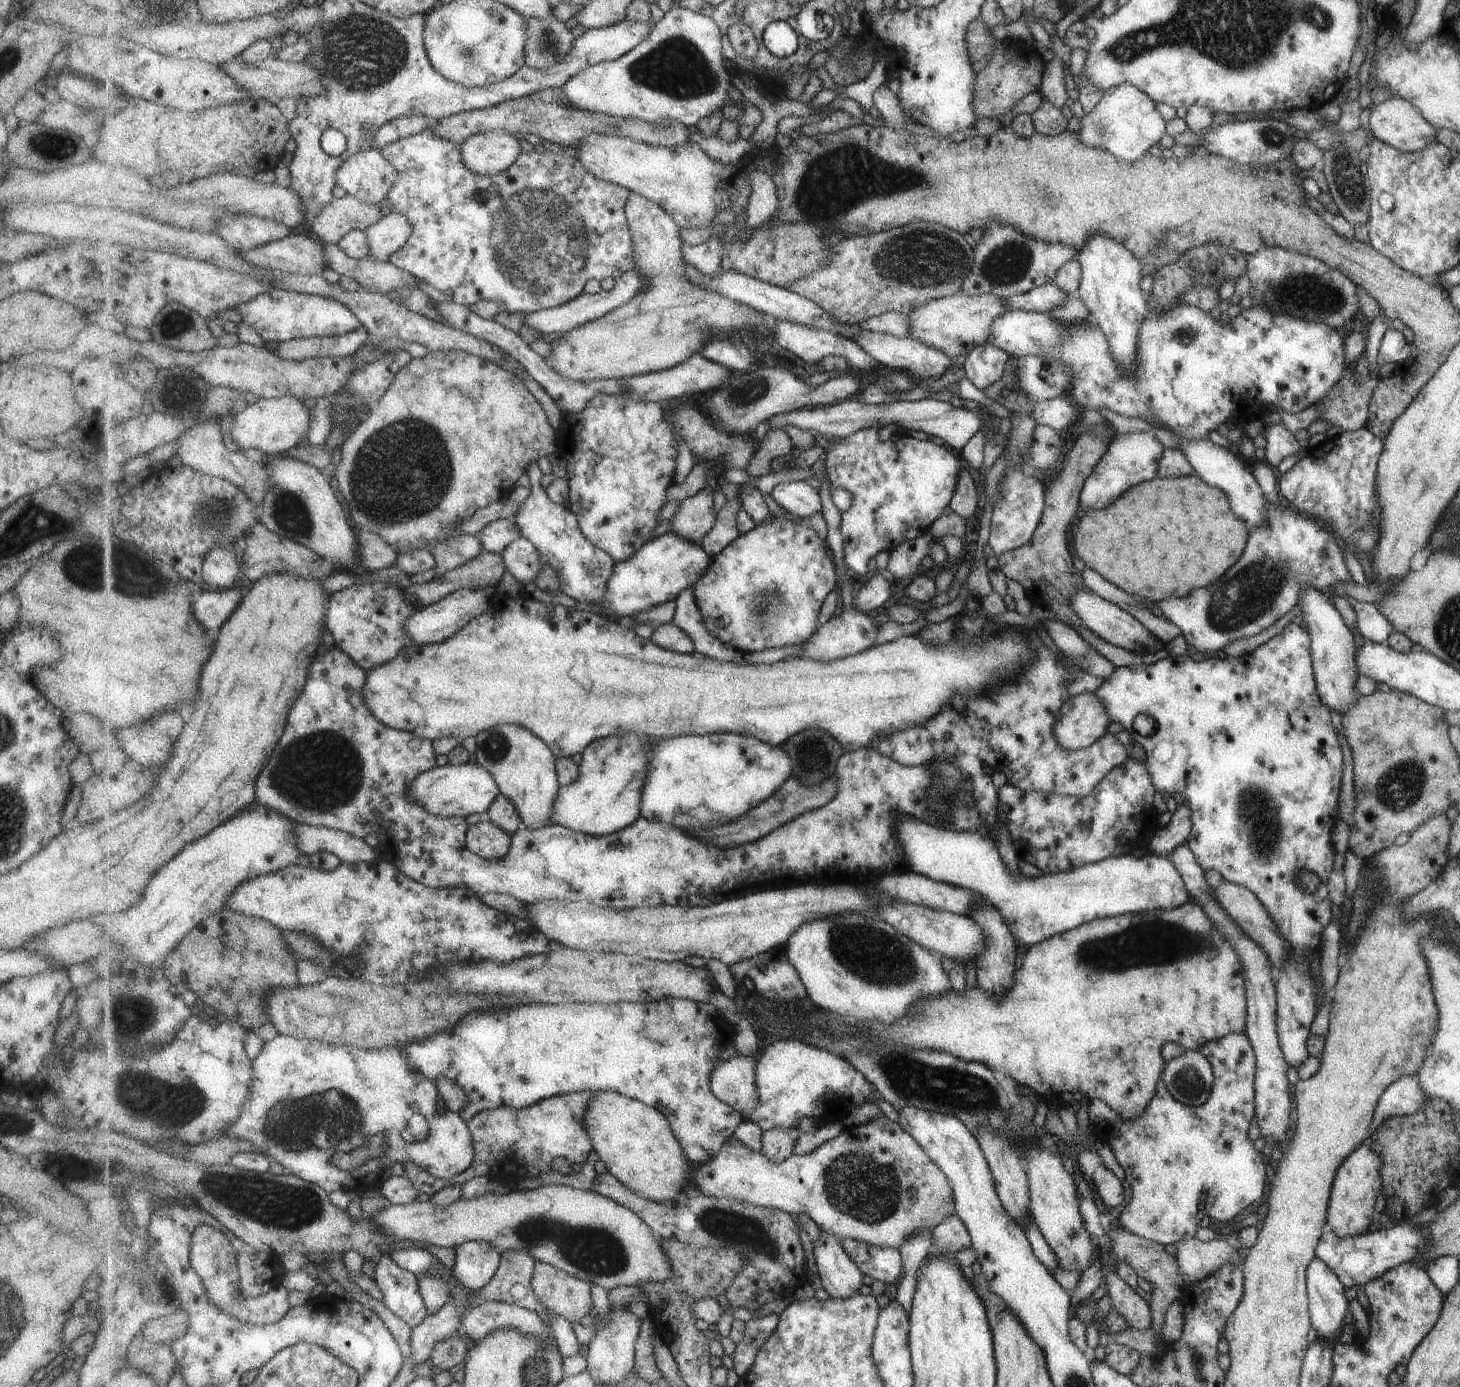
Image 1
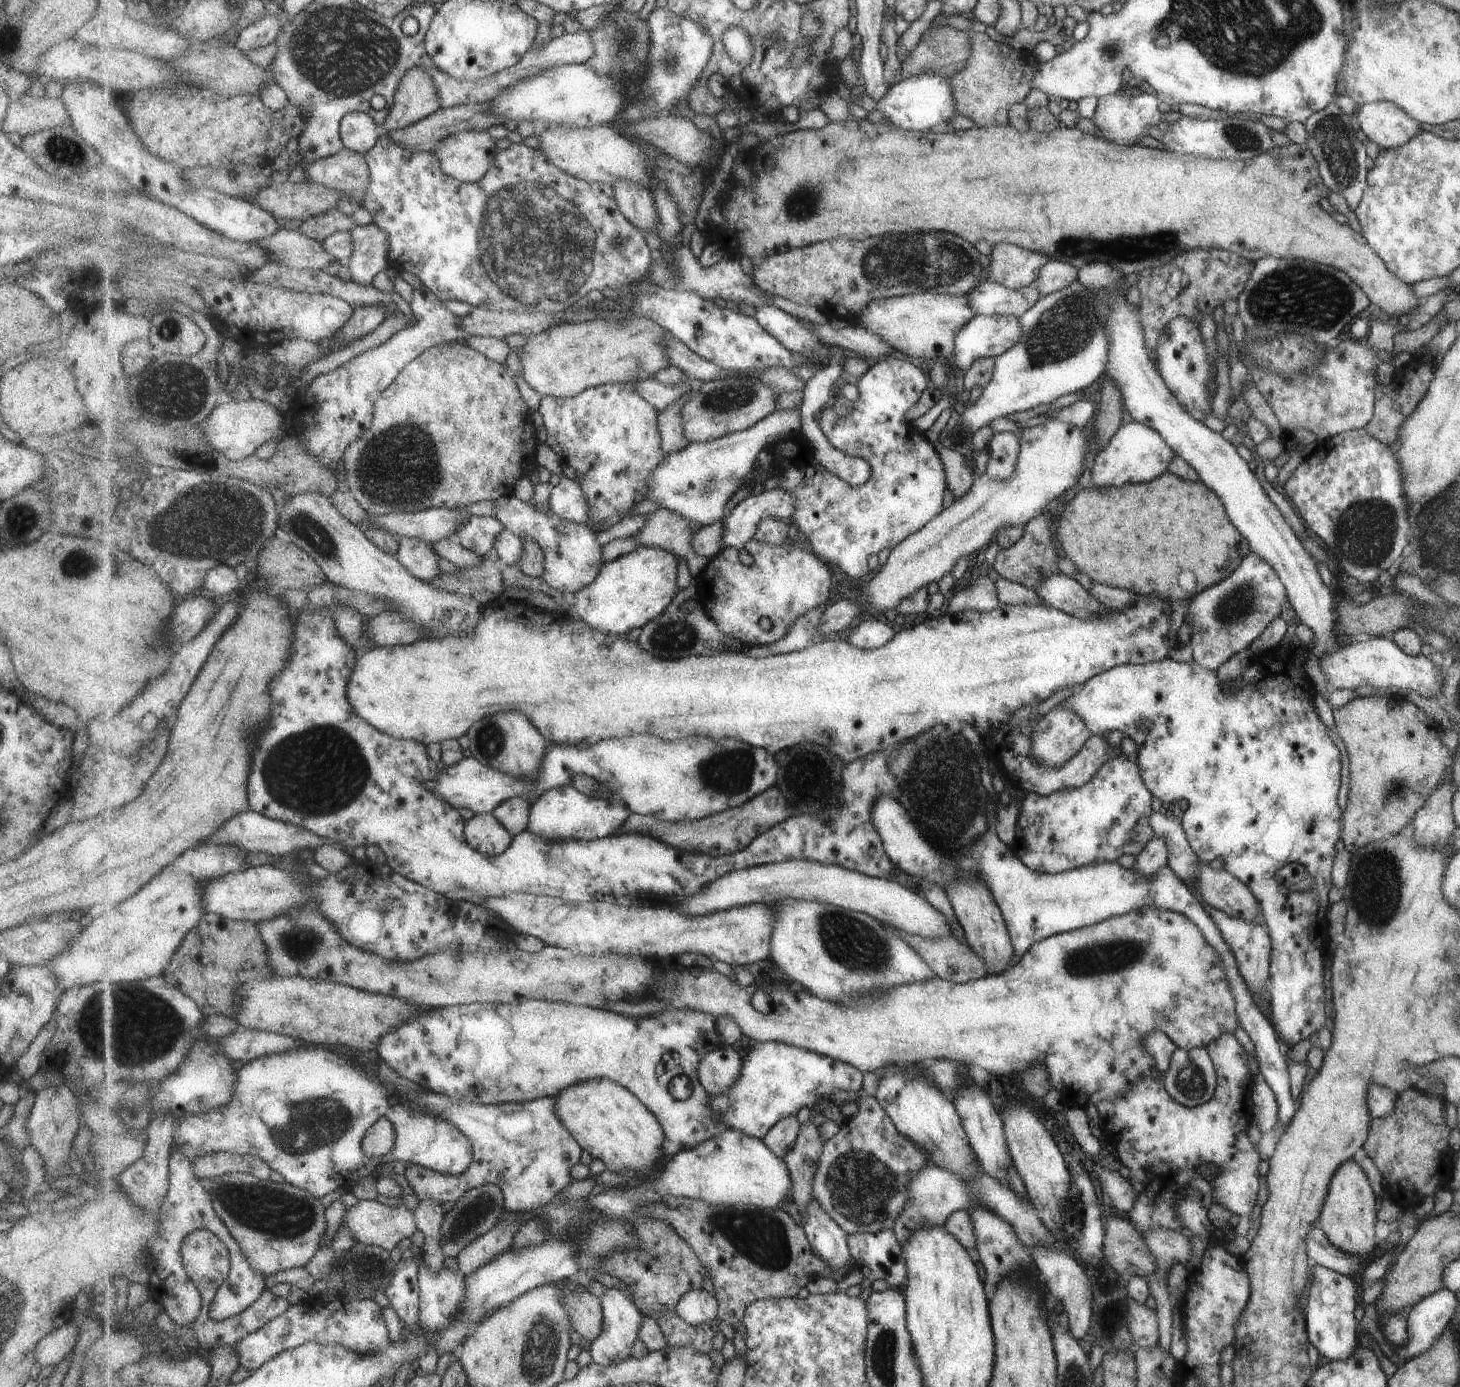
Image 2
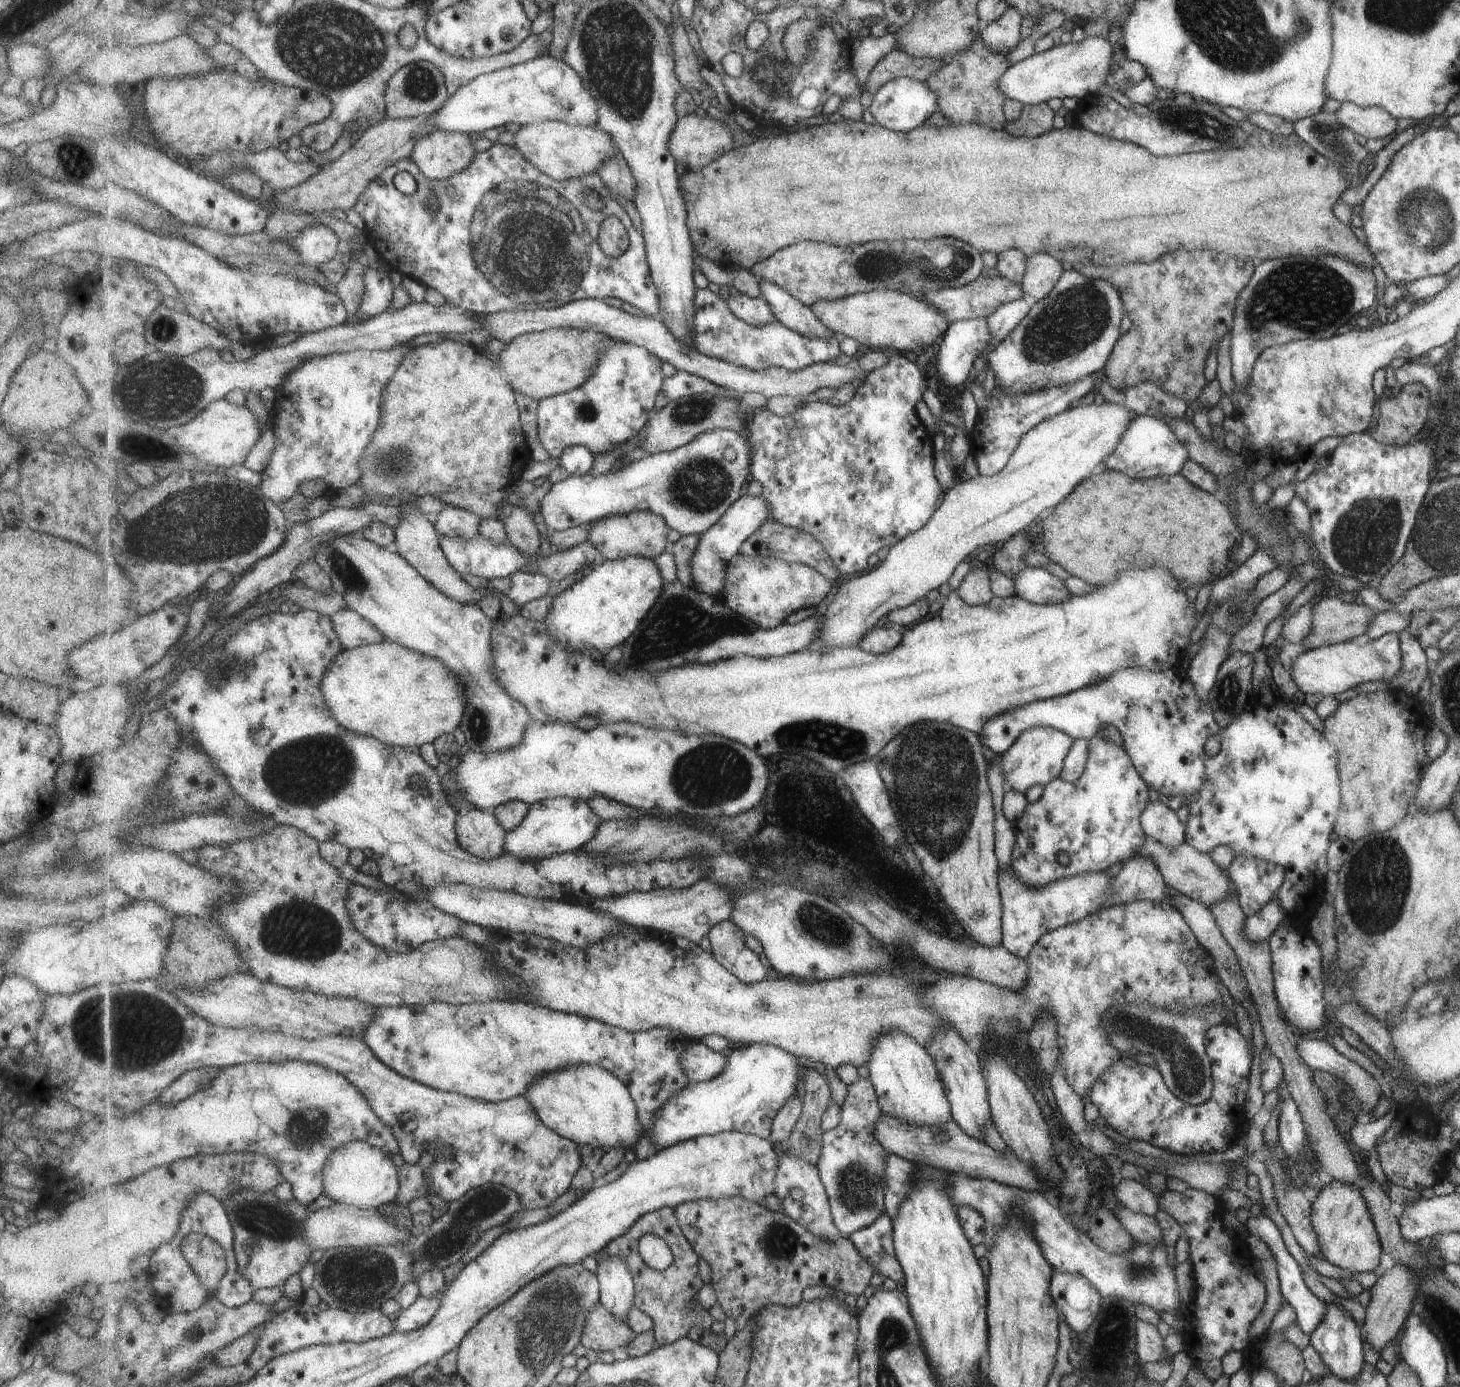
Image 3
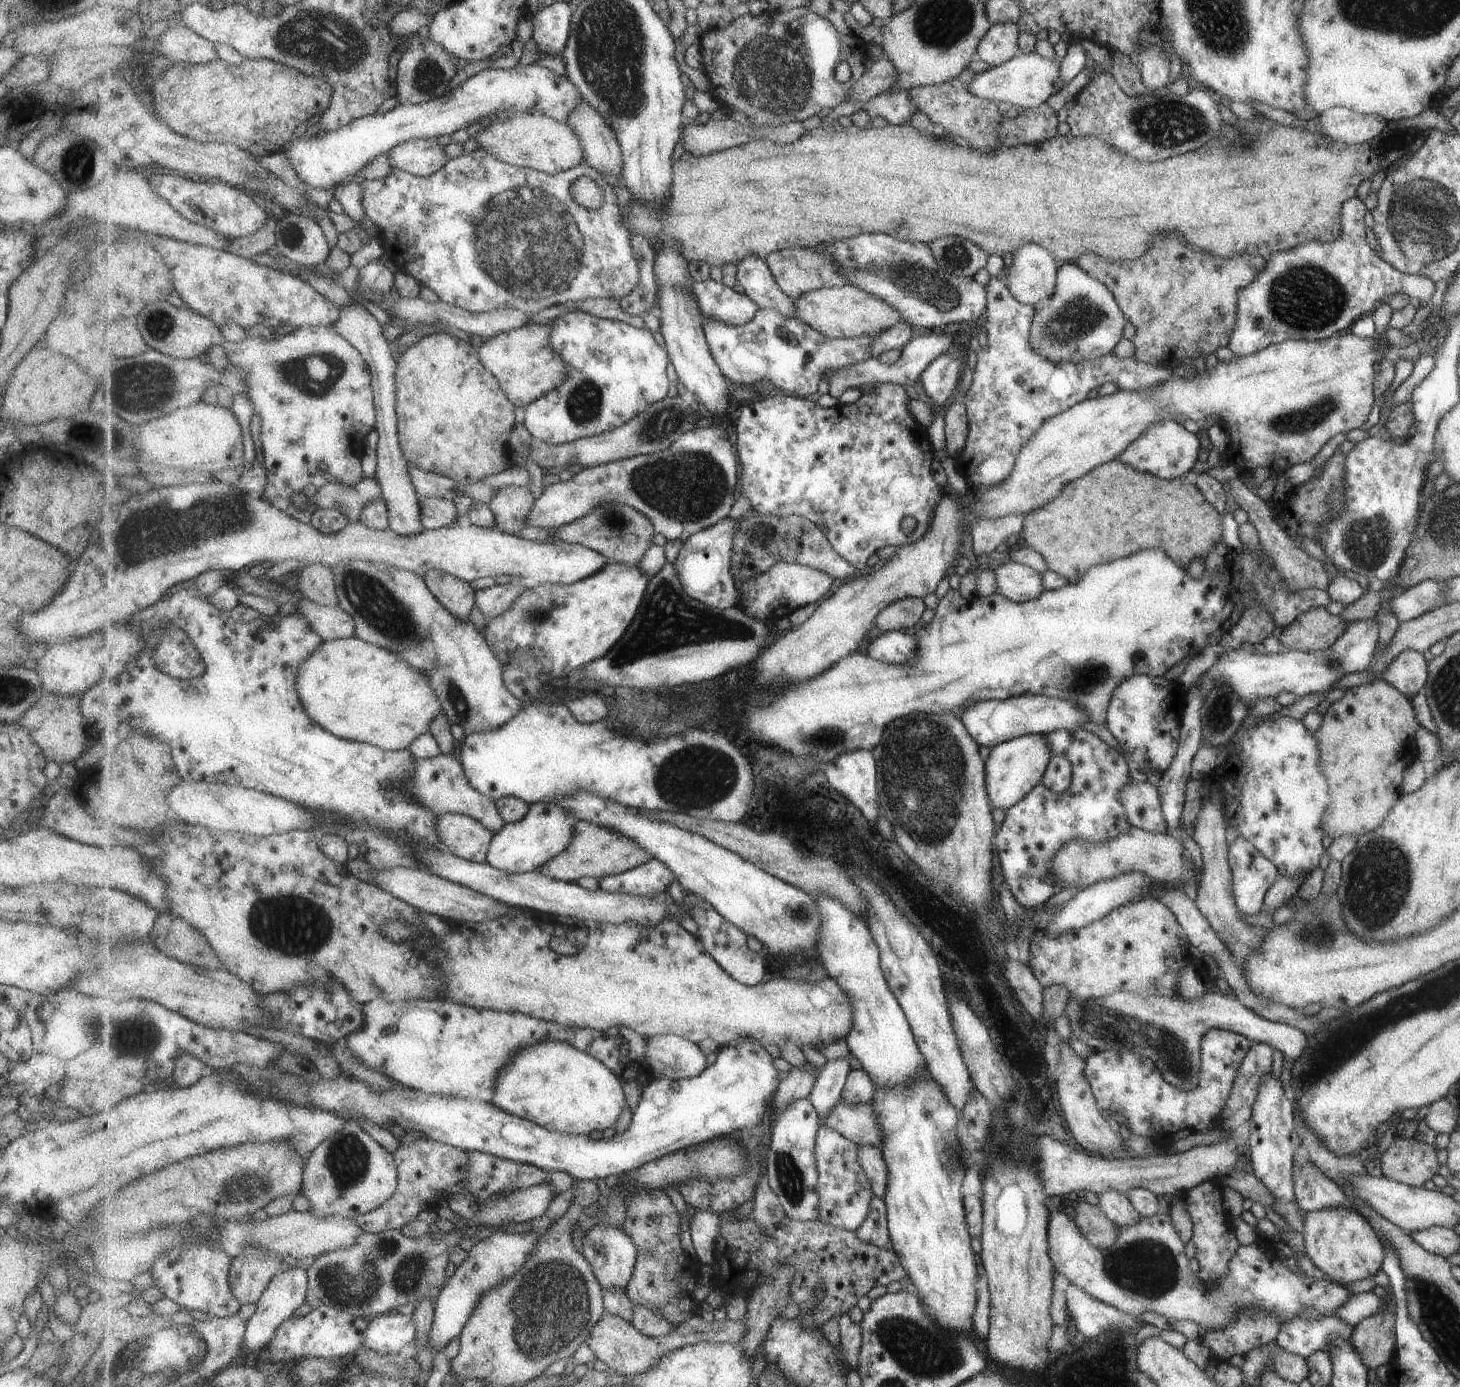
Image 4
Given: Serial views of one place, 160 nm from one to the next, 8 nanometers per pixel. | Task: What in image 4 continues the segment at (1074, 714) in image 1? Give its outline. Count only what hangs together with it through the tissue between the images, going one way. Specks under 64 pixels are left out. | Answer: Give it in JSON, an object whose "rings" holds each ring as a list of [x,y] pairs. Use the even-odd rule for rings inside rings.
{"rings":[[[1037,733],[1021,735],[993,747],[987,756],[987,776],[984,780],[989,803],[996,808],[1006,809],[1021,800],[1039,783],[1039,780],[1042,780],[1043,772],[1046,772],[1051,756],[1043,736]]]}

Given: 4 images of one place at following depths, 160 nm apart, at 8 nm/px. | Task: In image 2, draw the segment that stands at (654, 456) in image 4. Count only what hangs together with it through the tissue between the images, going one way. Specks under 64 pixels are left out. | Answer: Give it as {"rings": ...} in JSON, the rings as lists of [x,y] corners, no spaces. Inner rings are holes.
{"rings":[[[779,409],[747,430],[730,433],[706,443],[689,443],[681,452],[667,455],[666,459],[652,471],[652,486],[647,499],[657,501],[661,508],[678,512],[693,523],[698,522],[703,526],[711,524],[725,517],[728,500],[745,484],[749,472],[757,469],[757,454],[779,439],[792,435],[794,432],[801,433],[802,430],[801,409]],[[562,475],[560,482],[551,489],[549,504],[559,516],[576,523],[589,520],[589,503],[580,482]]]}

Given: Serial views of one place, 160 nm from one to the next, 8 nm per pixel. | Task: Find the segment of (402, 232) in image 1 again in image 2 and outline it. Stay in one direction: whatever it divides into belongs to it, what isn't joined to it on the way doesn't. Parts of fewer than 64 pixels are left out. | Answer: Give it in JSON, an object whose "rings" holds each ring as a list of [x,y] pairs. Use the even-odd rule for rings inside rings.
{"rings":[[[377,223],[359,225],[352,230],[354,254],[348,260],[352,280],[369,284],[389,266],[390,234]]]}

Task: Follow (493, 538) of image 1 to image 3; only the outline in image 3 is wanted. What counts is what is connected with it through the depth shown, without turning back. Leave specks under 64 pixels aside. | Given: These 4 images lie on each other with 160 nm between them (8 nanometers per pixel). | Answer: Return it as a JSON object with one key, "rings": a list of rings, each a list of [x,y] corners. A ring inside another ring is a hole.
{"rings":[[[445,505],[436,514],[434,525],[440,535],[463,536],[467,540],[480,534],[481,516],[452,505]]]}

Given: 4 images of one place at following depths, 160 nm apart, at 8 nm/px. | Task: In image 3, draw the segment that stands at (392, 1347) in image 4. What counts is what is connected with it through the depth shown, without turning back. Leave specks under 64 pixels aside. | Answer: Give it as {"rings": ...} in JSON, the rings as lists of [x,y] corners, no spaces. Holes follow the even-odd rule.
{"rings":[[[439,1294],[433,1300],[420,1296],[413,1306],[396,1314],[395,1330],[393,1330],[393,1333],[413,1332],[429,1324],[433,1320],[435,1312],[439,1309],[441,1300],[444,1300],[443,1296],[444,1294]]]}

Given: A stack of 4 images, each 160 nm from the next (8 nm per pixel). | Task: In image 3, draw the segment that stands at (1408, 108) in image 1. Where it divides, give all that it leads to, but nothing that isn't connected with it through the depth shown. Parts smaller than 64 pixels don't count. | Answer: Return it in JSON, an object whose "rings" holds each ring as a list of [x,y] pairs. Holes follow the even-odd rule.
{"rings":[[[1346,101],[1333,112],[1333,116],[1343,128],[1349,128],[1353,134],[1365,139],[1383,139],[1393,133],[1397,126],[1396,118],[1383,108],[1363,108]]]}

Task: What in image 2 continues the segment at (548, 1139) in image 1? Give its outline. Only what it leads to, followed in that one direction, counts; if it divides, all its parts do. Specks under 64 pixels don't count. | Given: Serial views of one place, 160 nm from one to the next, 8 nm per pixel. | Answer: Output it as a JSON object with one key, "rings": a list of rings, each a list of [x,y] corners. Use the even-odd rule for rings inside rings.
{"rings":[[[424,1090],[417,1102],[413,1107],[455,1123],[474,1144],[473,1162],[462,1175],[448,1175],[418,1164],[406,1164],[405,1177],[421,1200],[457,1202],[468,1190],[493,1183],[503,1189],[507,1212],[530,1214],[549,1204],[573,1182],[571,1169],[581,1160],[584,1148],[556,1113],[557,1097],[484,1105],[457,1101]]]}

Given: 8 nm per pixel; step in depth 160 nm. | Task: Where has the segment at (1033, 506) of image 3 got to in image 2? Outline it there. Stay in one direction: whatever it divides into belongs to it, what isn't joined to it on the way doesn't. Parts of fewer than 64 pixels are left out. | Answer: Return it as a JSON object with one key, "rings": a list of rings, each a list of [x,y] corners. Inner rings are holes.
{"rings":[[[1047,419],[1041,424],[1019,431],[1018,458],[1014,472],[1006,481],[993,480],[986,474],[975,479],[974,484],[961,499],[955,499],[948,508],[935,515],[929,523],[907,536],[902,543],[891,550],[883,568],[865,584],[866,588],[859,590],[859,601],[865,608],[868,617],[872,617],[874,610],[883,608],[897,608],[898,604],[912,592],[924,587],[929,582],[937,582],[941,576],[947,574],[957,558],[966,558],[967,554],[977,553],[985,544],[993,542],[995,531],[1002,526],[1024,525],[1035,514],[1041,513],[1056,503],[1059,499],[1069,496],[1069,486],[1077,482],[1079,476],[1079,462],[1087,452],[1087,436],[1079,427],[1055,419]]]}

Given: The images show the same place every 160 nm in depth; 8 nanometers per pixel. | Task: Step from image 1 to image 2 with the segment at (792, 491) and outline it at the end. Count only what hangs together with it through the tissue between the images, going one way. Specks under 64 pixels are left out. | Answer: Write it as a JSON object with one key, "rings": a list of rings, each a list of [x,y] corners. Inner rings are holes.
{"rings":[[[781,487],[749,495],[726,518],[722,550],[725,547],[744,548],[757,534],[762,518],[772,516],[791,521],[798,510],[797,504],[797,497]]]}

